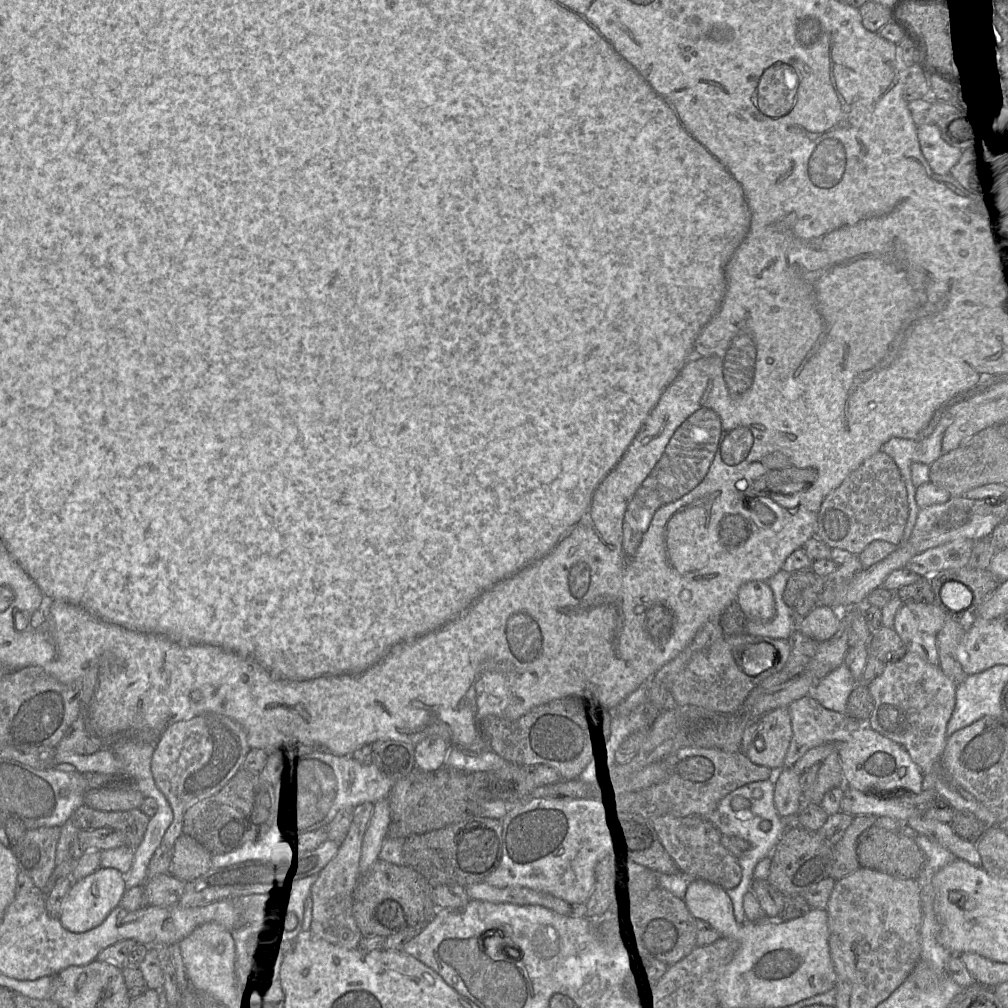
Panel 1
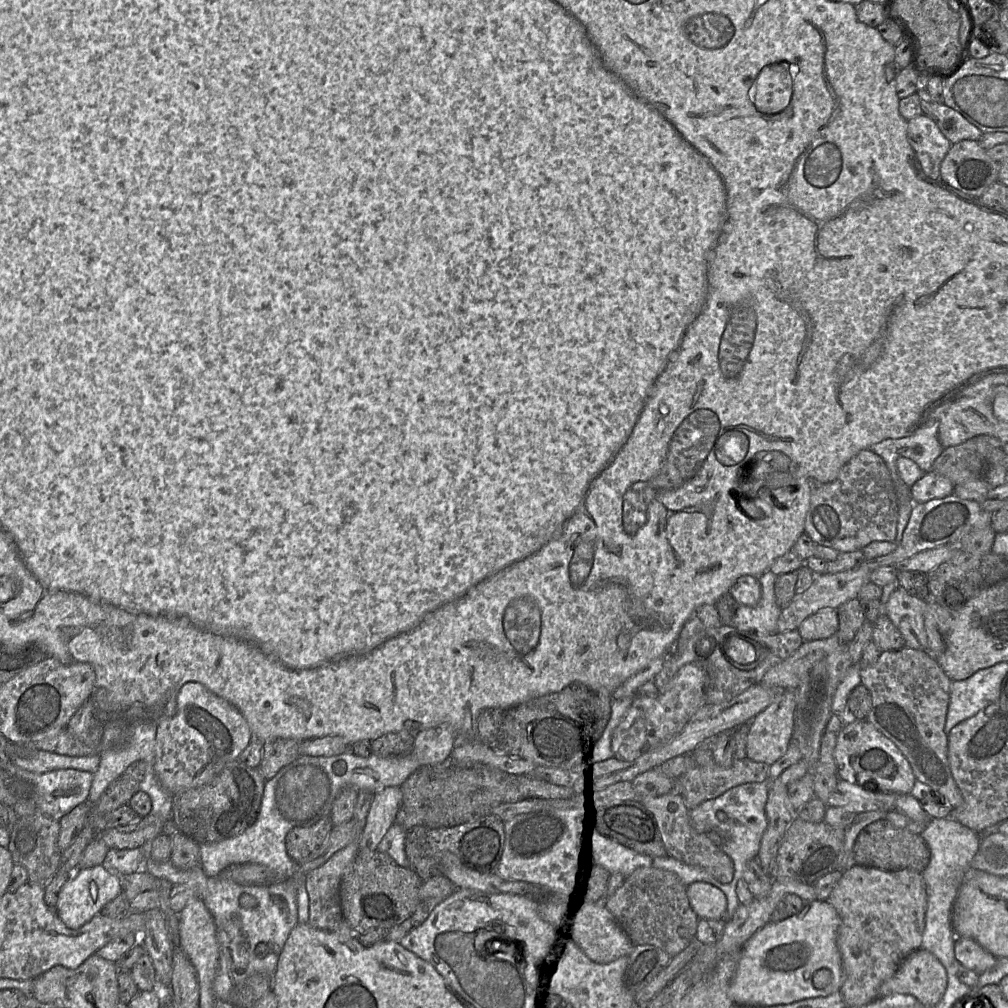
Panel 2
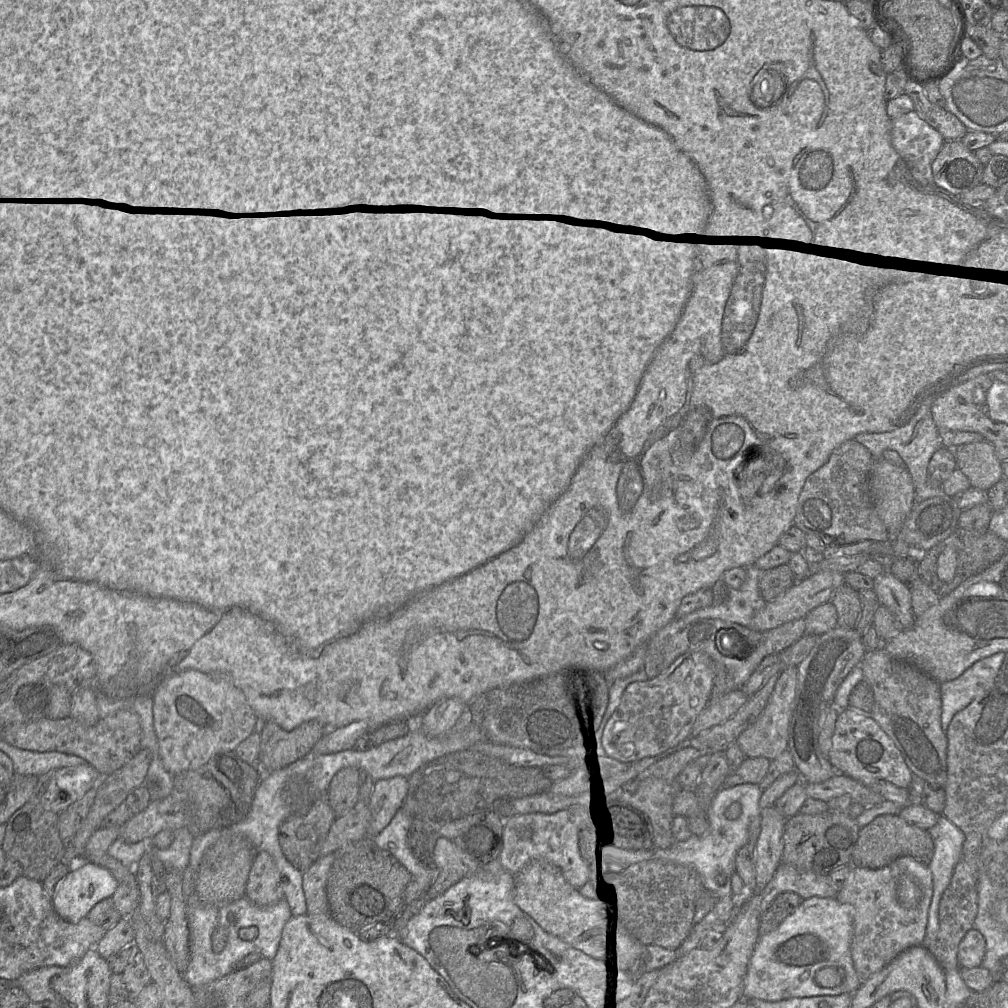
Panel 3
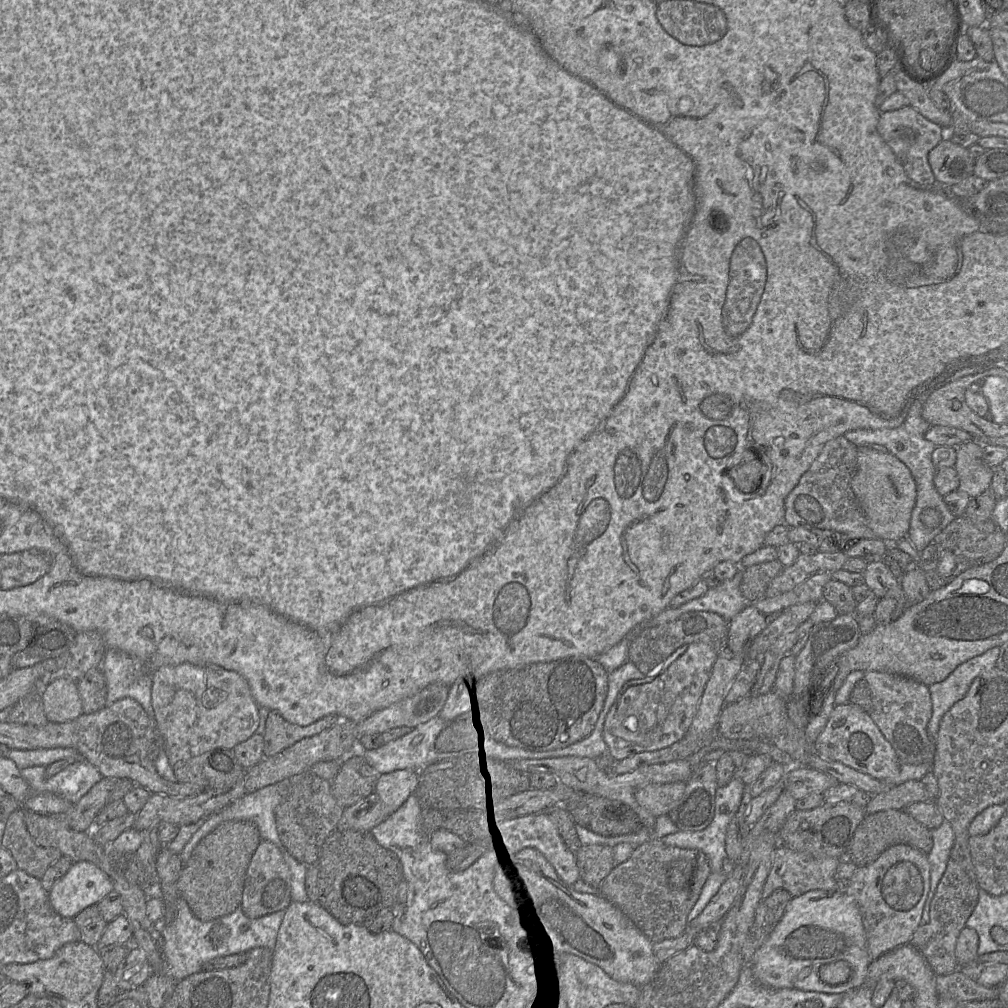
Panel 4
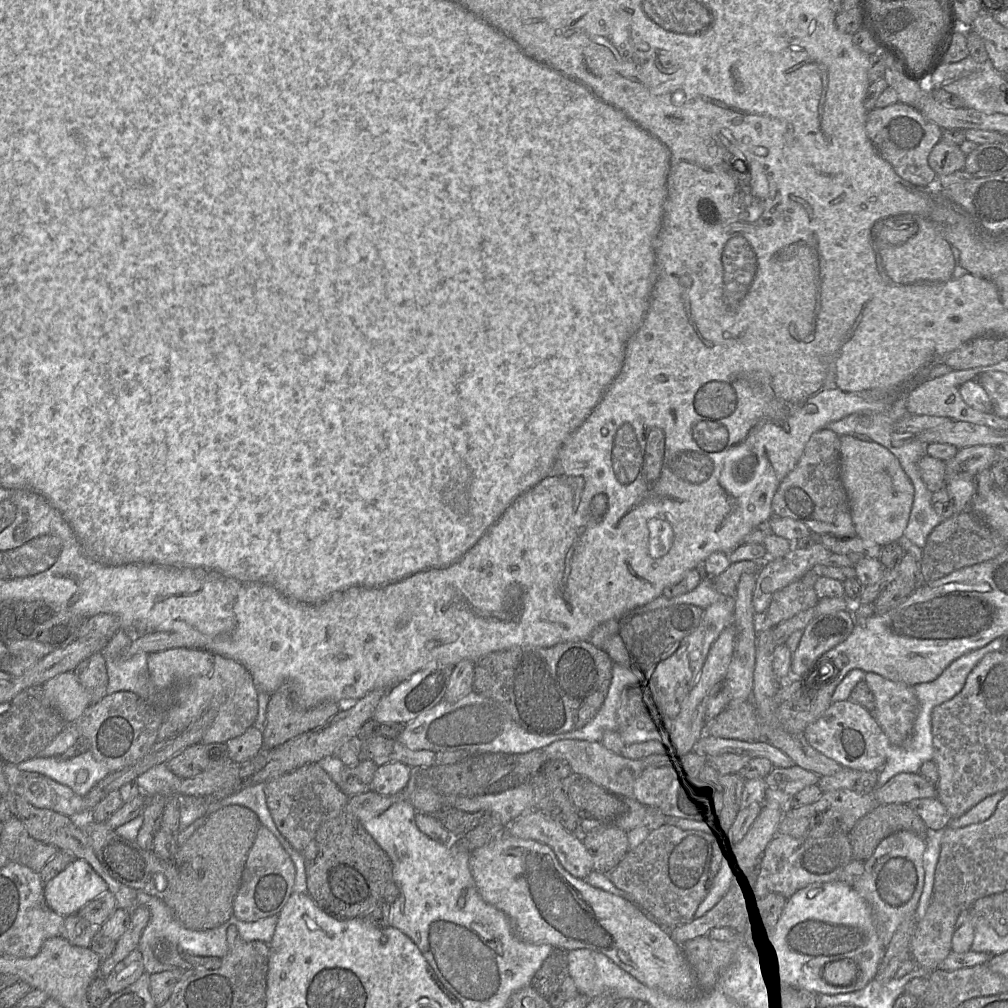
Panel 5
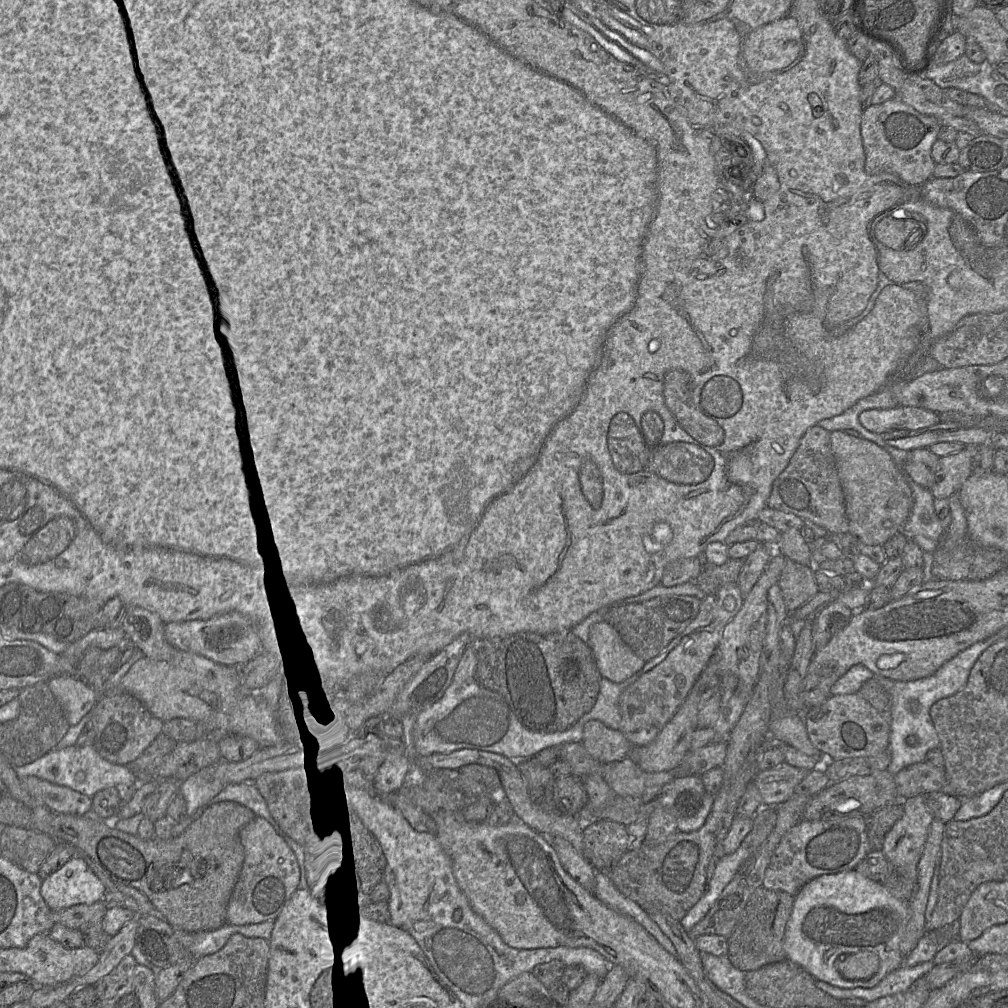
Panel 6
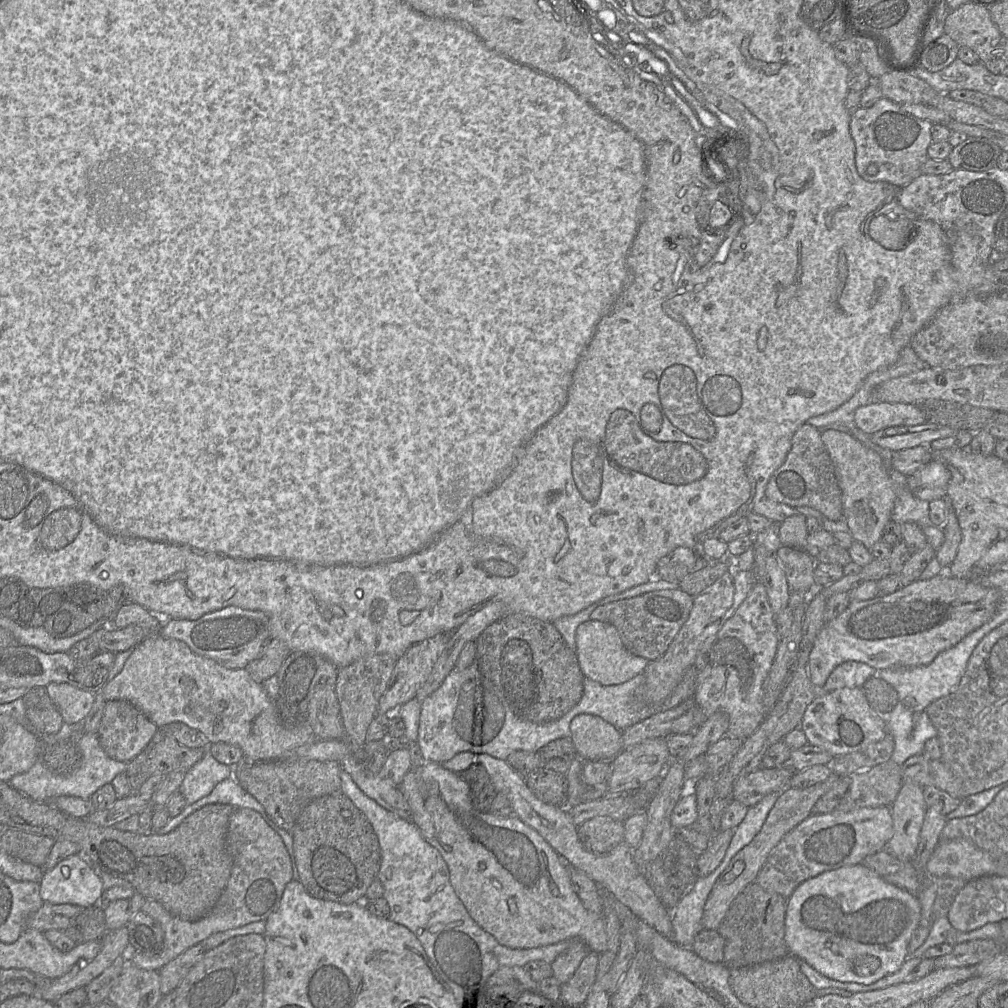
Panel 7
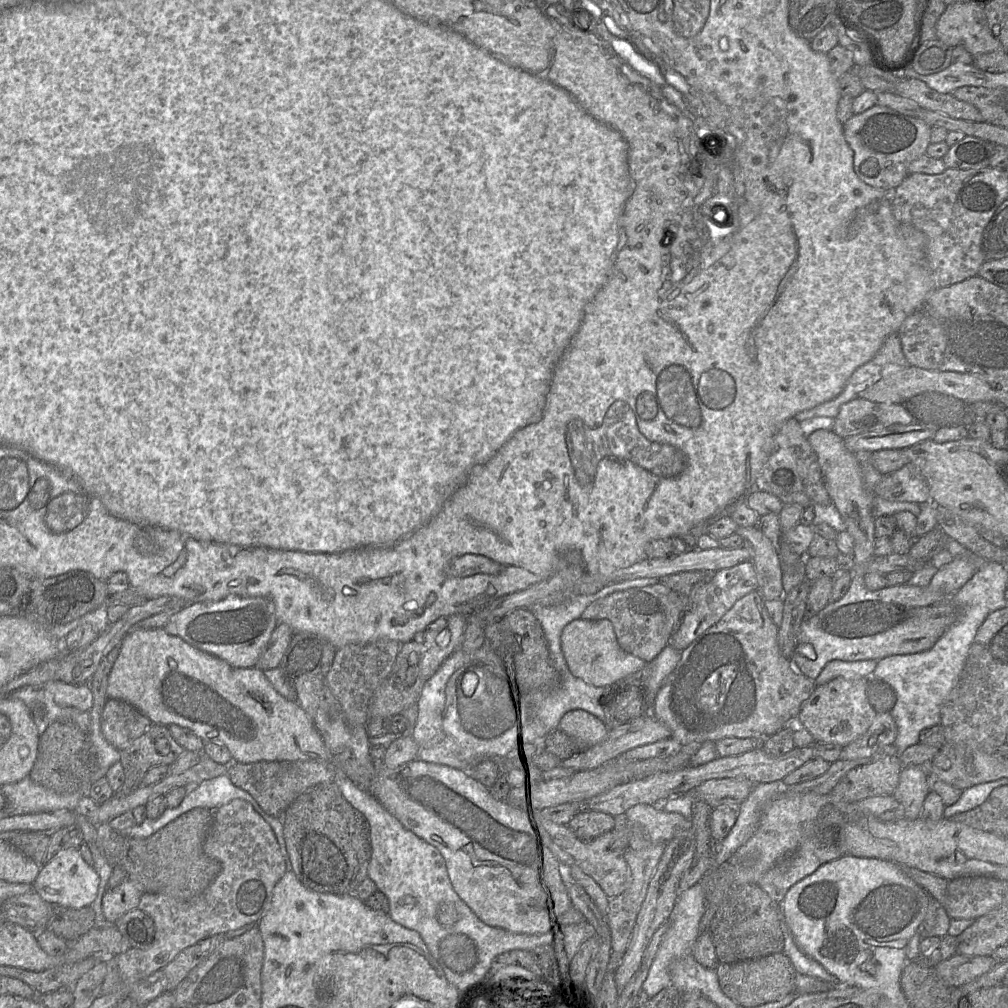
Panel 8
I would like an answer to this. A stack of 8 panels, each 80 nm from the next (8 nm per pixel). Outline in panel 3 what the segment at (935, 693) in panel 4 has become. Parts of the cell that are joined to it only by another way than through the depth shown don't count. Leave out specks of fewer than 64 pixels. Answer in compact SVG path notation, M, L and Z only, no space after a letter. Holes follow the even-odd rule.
M1003 652L993 654L975 662L958 678L940 684L941 726L945 735L953 716L966 708L978 694L993 686L1003 659Z

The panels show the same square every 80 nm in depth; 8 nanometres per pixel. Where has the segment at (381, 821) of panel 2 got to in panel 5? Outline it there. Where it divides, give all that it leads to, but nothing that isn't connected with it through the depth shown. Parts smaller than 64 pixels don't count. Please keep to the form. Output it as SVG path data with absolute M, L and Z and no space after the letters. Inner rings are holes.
M390 762L377 768L372 790L388 796L403 792L412 777L413 769L401 762Z

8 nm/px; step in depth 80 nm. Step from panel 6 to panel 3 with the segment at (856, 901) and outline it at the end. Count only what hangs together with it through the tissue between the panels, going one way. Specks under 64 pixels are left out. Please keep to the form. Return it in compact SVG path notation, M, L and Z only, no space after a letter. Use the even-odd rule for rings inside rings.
M815 896L803 900L775 930L760 936L748 964L742 998L774 1002L790 998L853 994L861 981L852 960L852 938L850 910L835 897ZM830 966L839 969L842 982L833 988L822 987L816 982L816 974L821 968Z

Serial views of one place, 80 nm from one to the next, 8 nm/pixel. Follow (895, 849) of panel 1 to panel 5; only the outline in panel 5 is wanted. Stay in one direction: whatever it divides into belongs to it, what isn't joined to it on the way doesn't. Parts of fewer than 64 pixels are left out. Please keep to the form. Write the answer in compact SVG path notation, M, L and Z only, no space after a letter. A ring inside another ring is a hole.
M908 804L878 805L861 818L849 833L853 860L866 861L889 835L906 830L924 839L928 828Z

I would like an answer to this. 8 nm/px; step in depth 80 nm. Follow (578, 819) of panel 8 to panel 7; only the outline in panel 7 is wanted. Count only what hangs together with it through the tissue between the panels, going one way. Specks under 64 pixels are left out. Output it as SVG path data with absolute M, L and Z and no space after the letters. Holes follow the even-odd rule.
M597 816L578 825L577 833L583 845L596 854L605 854L624 841L622 821Z

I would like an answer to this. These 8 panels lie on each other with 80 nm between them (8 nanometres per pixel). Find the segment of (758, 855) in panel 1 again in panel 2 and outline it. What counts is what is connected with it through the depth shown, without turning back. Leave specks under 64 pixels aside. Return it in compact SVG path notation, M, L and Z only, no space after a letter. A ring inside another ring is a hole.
M767 781L764 782L753 782L742 784L736 787L733 787L727 790L725 793L720 795L719 797L705 801L690 810L690 819L693 827L703 833L708 833L710 839L718 846L720 849L725 852L733 861L734 864L734 878L729 884L721 884L719 883L719 887L723 890L723 892L727 896L727 912L726 918L731 919L740 905L740 901L737 897L736 893L736 885L737 882L743 877L744 870L747 866L747 863L757 858L761 839L763 833L767 827L767 816L765 812L765 807L767 804L768 796L769 796L770 784ZM719 811L723 811L727 814L727 822L722 822L718 819L717 813Z

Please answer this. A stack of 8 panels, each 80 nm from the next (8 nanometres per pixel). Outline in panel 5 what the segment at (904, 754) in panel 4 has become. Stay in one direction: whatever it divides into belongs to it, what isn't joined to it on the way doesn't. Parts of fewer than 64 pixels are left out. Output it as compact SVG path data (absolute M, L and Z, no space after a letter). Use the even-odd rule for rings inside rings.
M866 672L864 681L874 695L873 715L892 745L903 746L913 733L919 701L913 686Z

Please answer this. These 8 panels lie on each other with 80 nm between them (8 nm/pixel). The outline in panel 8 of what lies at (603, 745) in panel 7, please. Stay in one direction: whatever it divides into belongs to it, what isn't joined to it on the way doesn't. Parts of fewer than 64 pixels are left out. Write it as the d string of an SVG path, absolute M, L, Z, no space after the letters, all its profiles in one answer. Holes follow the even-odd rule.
M581 709L567 712L560 721L559 730L565 732L577 745L585 750L603 741L610 727L595 715Z

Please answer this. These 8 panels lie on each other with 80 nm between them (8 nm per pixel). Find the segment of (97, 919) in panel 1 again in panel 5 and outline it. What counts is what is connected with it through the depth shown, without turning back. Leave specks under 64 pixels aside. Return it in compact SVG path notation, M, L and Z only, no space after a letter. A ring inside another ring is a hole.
M74 859L62 872L44 885L48 906L66 917L108 891L107 883L83 859Z

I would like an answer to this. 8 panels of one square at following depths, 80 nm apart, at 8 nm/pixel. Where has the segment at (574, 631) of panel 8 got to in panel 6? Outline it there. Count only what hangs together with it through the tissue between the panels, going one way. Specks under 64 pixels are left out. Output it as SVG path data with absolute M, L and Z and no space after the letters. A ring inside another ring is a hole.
M604 621L592 625L587 644L602 678L614 683L632 677L646 663L624 642L618 630Z

